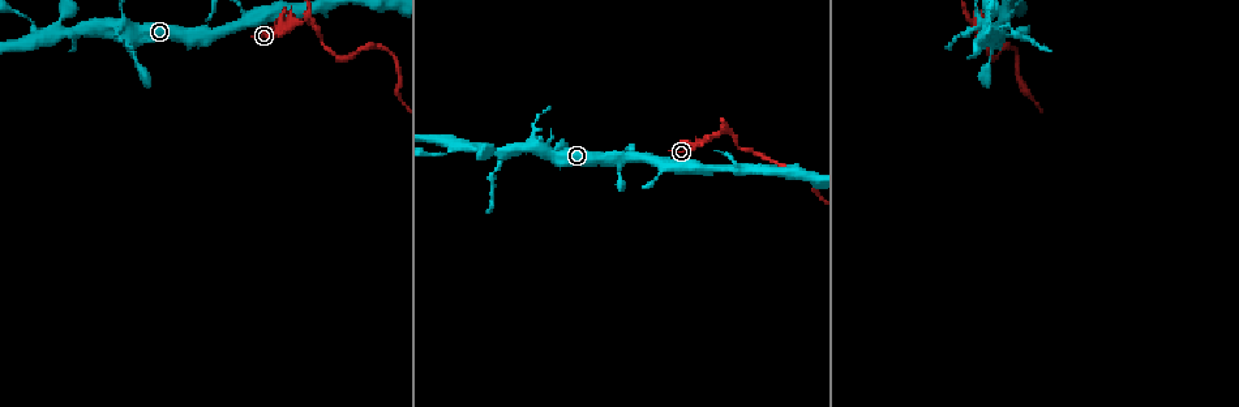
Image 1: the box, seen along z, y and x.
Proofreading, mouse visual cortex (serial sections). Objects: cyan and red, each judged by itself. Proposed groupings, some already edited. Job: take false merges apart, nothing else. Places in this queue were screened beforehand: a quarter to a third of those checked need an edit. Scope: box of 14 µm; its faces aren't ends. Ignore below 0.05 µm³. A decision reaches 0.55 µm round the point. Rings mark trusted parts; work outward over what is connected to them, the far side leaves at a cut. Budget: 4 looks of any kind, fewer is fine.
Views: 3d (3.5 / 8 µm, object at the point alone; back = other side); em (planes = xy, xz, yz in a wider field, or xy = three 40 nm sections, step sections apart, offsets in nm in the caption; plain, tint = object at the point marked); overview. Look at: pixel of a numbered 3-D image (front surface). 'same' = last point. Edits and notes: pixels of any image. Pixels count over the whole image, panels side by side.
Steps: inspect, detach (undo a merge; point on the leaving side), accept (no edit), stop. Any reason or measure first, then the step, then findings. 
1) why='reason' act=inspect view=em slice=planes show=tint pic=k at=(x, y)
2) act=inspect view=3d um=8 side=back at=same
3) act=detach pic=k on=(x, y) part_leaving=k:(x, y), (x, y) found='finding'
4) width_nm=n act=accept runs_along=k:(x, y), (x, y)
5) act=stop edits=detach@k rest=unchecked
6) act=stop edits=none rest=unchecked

act=inspect view=3d um=3.5 pic=1 at=(720, 133)

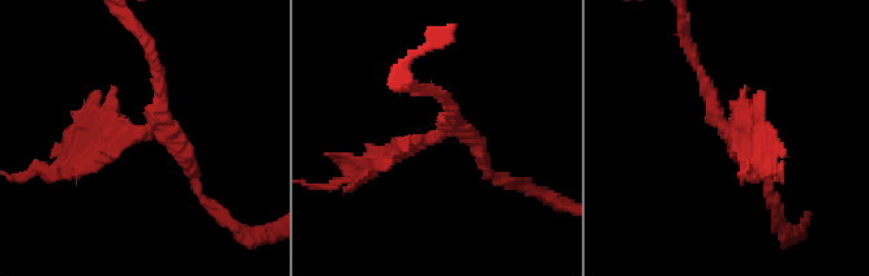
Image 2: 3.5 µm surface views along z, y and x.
why='shape alone is not enough' act=inspect view=em slice=xy step=2 show=tint pic=2 at=(440, 134)

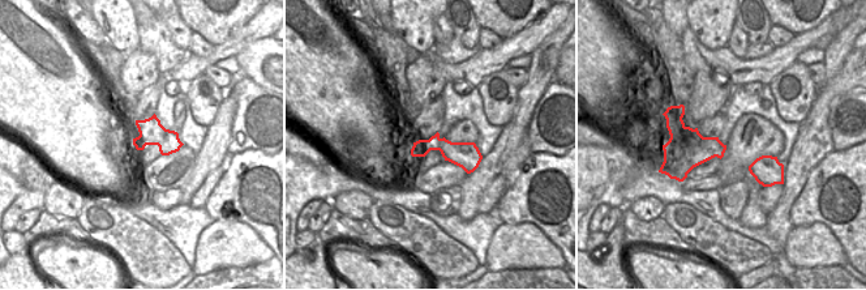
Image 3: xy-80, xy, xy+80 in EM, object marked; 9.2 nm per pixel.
act=accept runs_along=2:(76, 159), (163, 130), (192, 179) found='one cell here'

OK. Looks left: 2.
why='sharp bend' act=inspect view=em slice=xy step=5 show=tint pic=1 at=(540, 146)

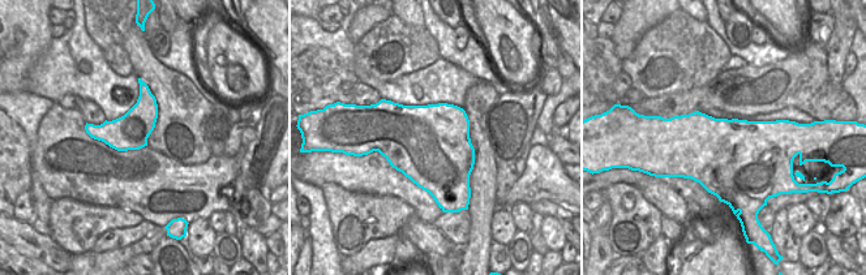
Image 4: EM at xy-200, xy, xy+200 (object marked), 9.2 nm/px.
why='see where the arms go' act=inspect view=3d um=3.5 at=same

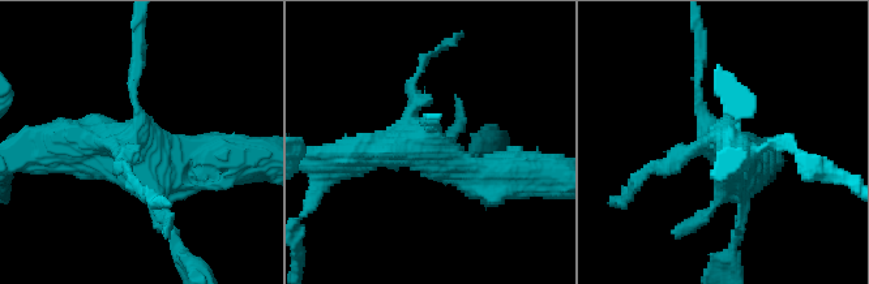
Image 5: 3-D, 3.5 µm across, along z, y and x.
act=accept runs_along=5:(497, 181), (424, 149), (341, 162) found='one cell here'

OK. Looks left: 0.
act=stop edits=none rest=unchecked

